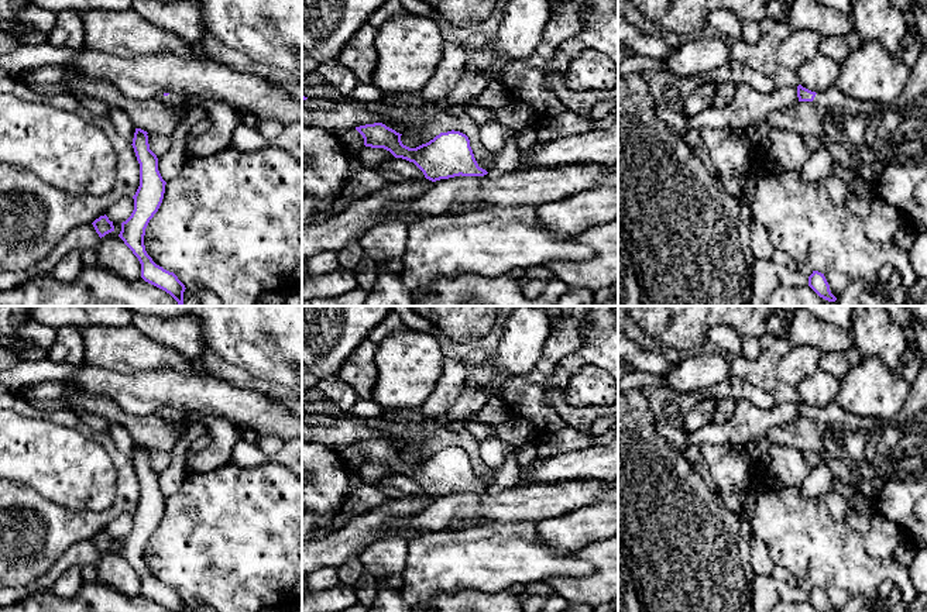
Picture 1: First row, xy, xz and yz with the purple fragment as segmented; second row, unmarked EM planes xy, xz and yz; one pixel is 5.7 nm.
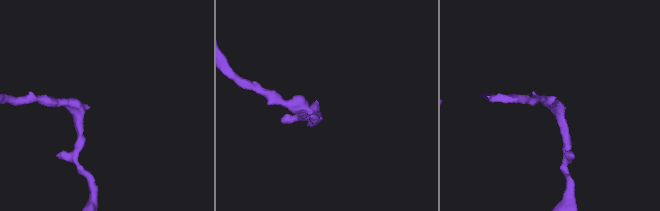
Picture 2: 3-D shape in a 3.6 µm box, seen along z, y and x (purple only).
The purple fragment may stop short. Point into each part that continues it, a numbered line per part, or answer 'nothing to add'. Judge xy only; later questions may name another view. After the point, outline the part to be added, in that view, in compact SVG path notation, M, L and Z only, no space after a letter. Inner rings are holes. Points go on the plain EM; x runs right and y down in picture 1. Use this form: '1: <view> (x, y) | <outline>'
1: xy (181, 420) | M169 409L168 412L159 410L158 415L171 426L174 426L181 437L185 437L195 420L182 410Z

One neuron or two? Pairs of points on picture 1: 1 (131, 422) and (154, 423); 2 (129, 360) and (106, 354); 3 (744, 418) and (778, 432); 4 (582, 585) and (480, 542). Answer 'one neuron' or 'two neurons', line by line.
1: one neuron
2: one neuron
3: two neurons
4: two neurons

